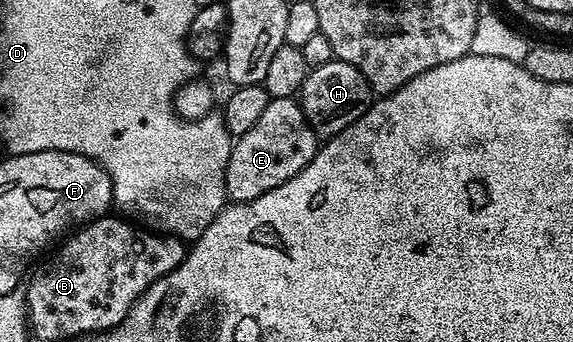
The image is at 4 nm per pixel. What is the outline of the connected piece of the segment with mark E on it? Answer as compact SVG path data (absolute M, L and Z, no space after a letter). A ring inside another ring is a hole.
M297 98L271 99L268 109L260 113L256 125L233 140L226 170L227 200L230 203L247 203L268 193L268 189L276 189L276 185L284 185L284 181L296 177L296 173L312 161L319 146L319 136L310 128Z

